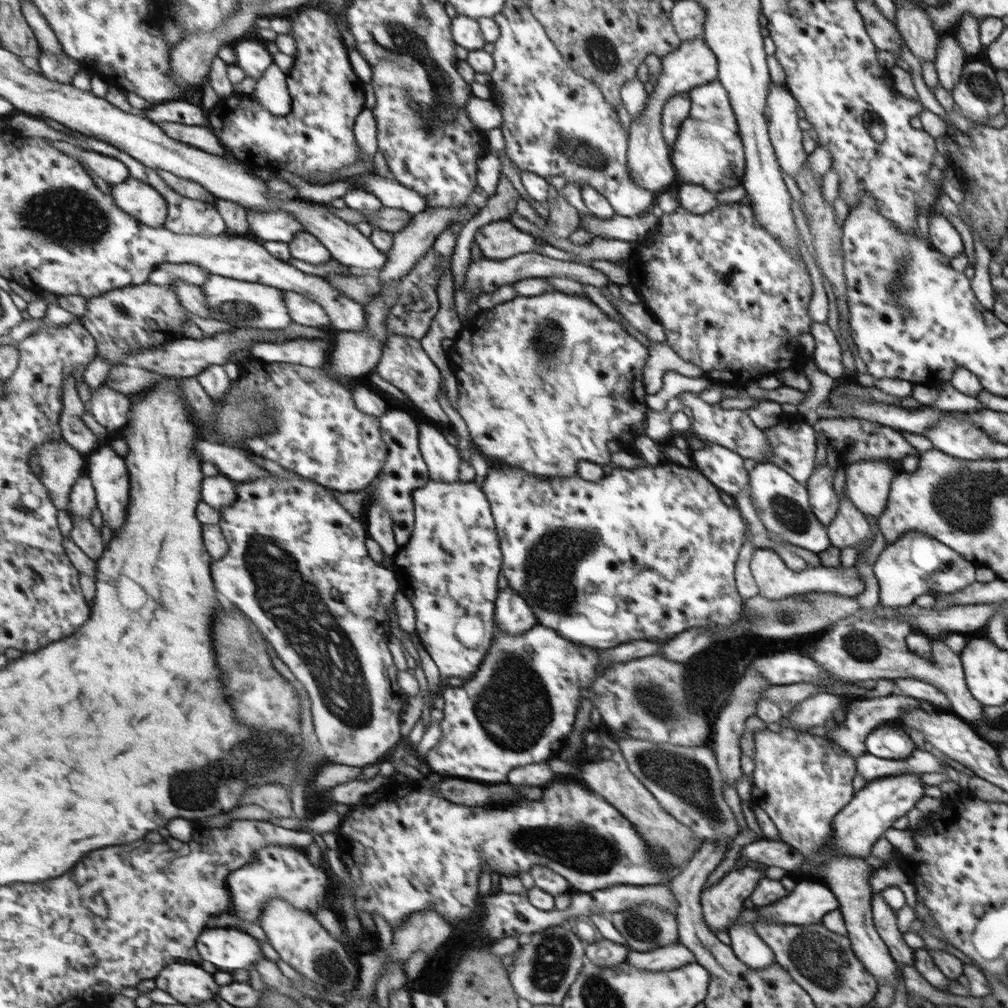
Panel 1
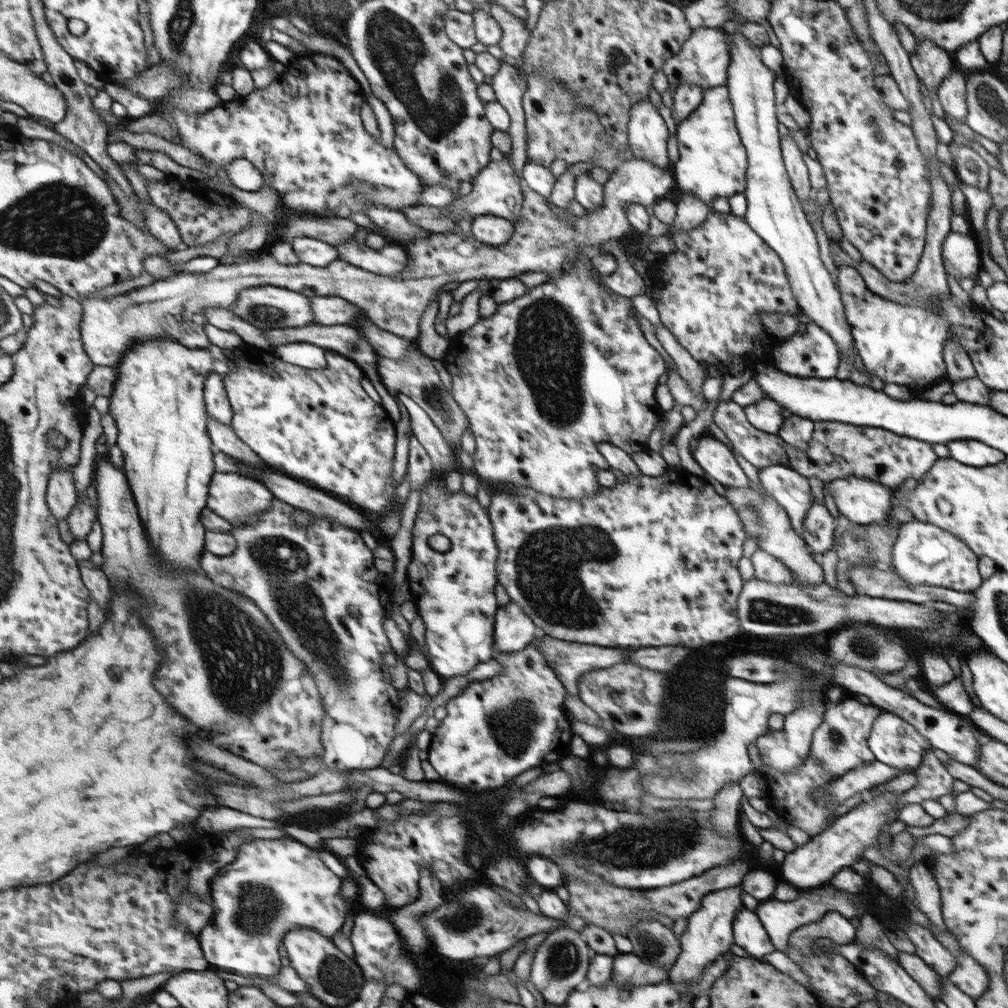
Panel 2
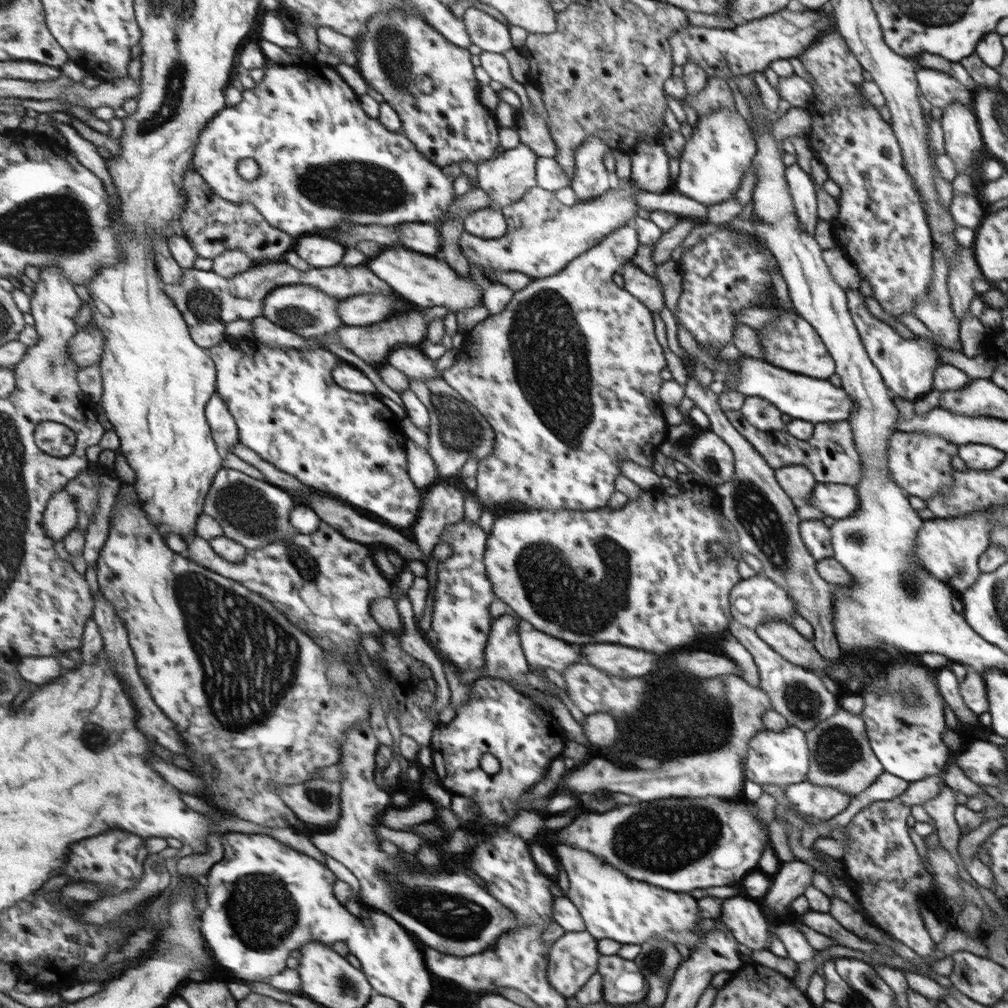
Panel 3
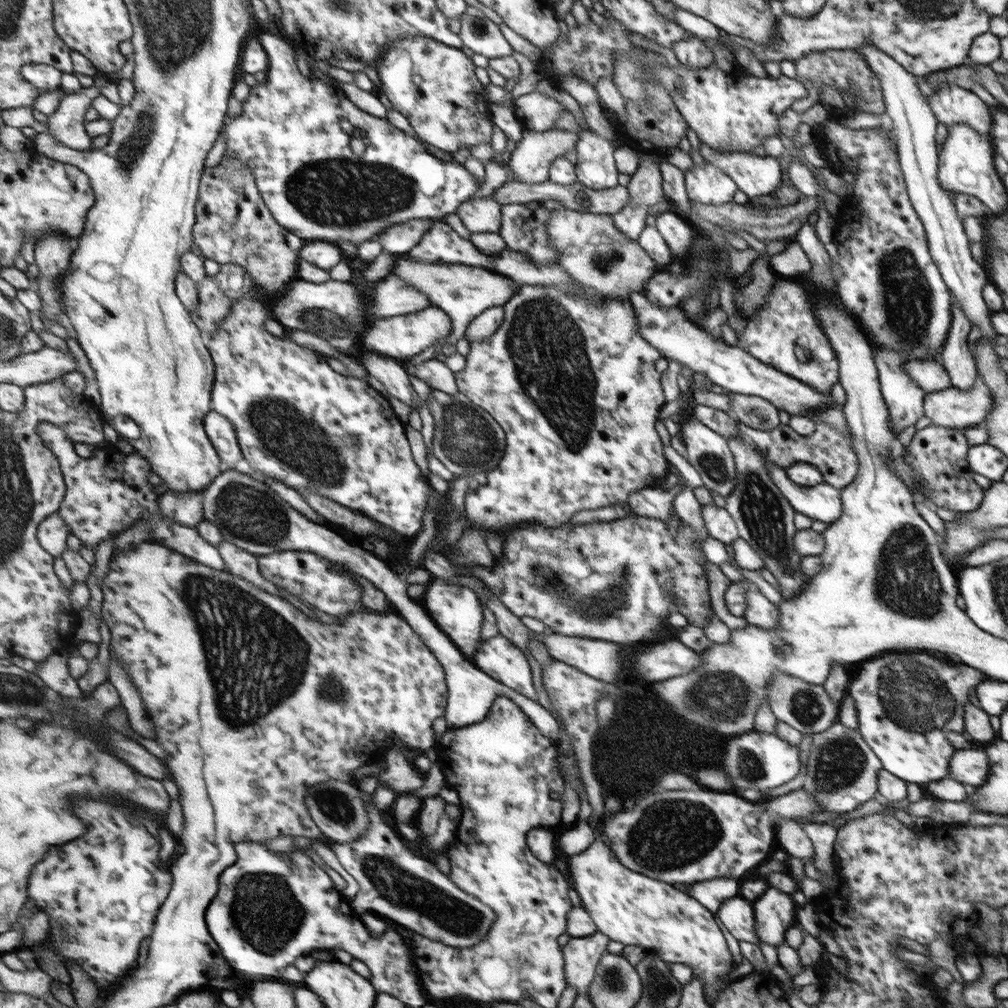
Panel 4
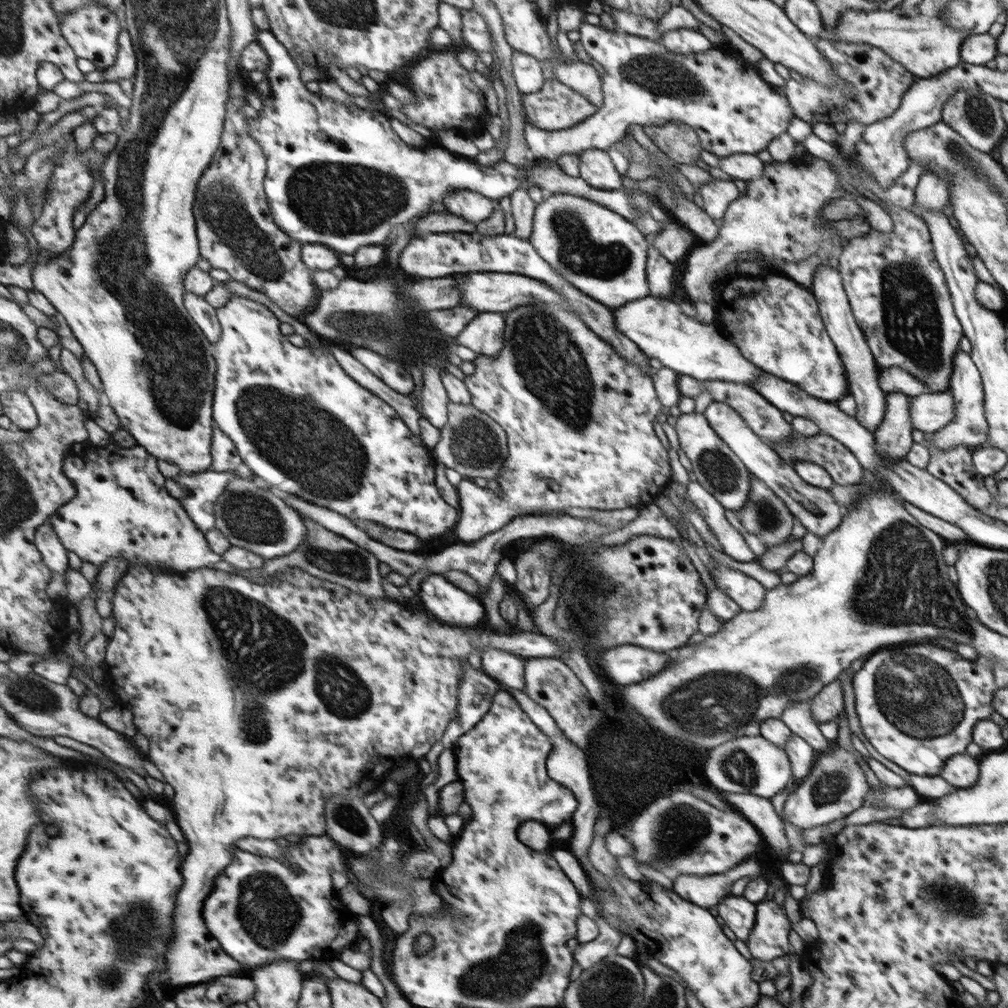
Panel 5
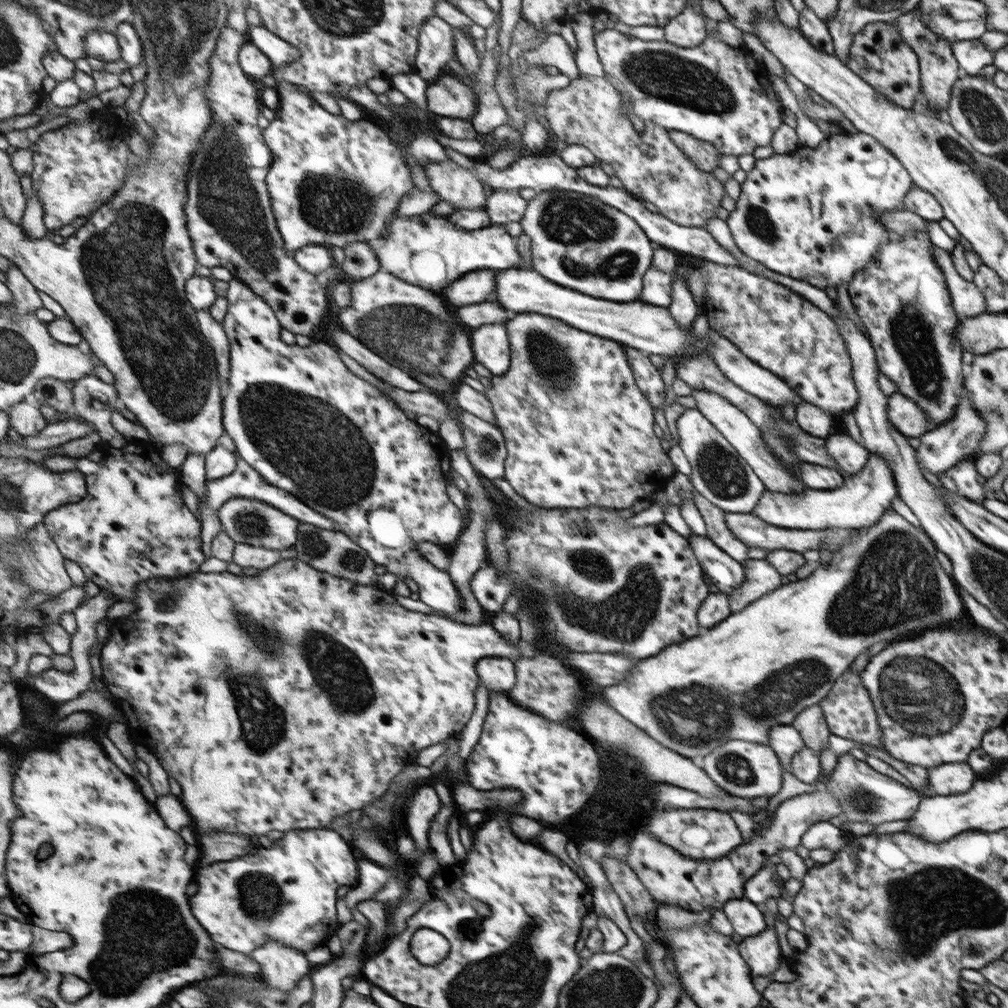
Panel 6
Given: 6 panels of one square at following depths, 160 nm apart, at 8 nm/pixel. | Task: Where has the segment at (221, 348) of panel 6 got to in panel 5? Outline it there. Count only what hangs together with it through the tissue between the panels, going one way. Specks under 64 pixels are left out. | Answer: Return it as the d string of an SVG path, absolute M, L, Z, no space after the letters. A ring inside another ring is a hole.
M185 292L185 306L196 320L196 323L203 329L208 339L215 345L221 340L223 327L215 309L205 297L199 297L193 293Z

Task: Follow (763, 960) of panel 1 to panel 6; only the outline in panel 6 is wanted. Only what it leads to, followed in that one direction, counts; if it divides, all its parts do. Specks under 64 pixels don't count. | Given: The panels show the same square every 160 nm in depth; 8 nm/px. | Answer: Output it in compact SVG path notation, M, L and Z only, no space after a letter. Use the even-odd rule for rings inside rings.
M745 898L728 900L721 911L739 936L757 935L766 928L763 914Z

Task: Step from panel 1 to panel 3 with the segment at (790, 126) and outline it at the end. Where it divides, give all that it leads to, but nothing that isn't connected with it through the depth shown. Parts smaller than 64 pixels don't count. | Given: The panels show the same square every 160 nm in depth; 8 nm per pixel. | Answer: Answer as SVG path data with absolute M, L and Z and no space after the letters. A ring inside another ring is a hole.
M797 163L785 167L785 180L789 185L797 220L805 233L813 235L818 220L816 213L816 190L810 179Z

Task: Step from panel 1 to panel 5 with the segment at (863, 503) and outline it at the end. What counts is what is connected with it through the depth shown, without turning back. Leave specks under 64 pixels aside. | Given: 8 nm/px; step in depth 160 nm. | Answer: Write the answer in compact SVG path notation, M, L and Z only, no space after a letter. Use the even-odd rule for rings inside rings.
M711 401L704 409L703 414L713 430L717 432L717 436L740 457L740 461L748 469L748 472L751 472L775 496L778 496L784 502L789 513L797 518L807 531L822 538L840 524L843 510L833 500L829 489L815 488L797 476L792 464L786 462L775 449L761 440L741 418L740 413L722 402Z

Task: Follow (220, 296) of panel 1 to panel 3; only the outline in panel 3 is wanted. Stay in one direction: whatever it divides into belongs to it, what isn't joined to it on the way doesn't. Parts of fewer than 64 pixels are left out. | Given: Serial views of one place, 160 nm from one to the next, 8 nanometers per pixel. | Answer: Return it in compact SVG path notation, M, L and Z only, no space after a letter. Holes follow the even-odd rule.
M305 284L281 286L271 291L263 303L263 316L271 322L307 338L331 334L345 325L338 309L339 299L329 296L313 286L305 286Z

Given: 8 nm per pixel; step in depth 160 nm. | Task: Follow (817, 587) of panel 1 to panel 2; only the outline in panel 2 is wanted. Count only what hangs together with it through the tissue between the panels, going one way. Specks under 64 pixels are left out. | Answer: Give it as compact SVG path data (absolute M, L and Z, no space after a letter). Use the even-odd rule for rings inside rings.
M755 550L750 556L750 561L754 570L754 577L757 580L773 584L797 584L794 574L787 570L784 564L762 550Z

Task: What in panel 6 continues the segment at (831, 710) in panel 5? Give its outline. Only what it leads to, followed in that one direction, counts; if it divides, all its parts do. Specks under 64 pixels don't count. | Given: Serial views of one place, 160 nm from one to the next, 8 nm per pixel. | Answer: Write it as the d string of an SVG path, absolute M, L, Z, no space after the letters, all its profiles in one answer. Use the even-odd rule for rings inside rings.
M819 703L805 708L800 715L795 717L790 726L797 730L804 746L815 754L819 755L821 751L826 750L825 747L828 747L827 737L830 733Z

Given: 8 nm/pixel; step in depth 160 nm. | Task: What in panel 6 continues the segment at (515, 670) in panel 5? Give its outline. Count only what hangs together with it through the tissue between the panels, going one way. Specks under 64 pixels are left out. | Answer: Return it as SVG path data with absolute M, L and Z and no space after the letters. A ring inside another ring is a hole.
M485 657L476 665L480 682L489 692L504 693L515 686L515 662L508 657Z

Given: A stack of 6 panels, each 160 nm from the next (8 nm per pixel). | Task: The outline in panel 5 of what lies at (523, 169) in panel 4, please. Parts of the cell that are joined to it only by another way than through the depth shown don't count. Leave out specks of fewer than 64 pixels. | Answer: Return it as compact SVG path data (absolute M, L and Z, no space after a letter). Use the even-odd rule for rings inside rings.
M581 22L577 28L578 40L588 56L603 68L600 77L602 102L600 108L588 119L582 120L571 128L546 131L525 122L524 139L530 160L547 159L555 161L564 154L579 154L587 149L608 150L624 137L629 124L642 127L649 124L663 124L668 120L676 120L690 126L698 136L702 148L725 157L730 154L756 154L767 148L767 143L786 131L791 107L781 91L761 80L754 64L745 64L739 54L725 56L715 50L715 46L695 54L677 54L667 50L657 40L622 33L618 30L608 31L598 26Z

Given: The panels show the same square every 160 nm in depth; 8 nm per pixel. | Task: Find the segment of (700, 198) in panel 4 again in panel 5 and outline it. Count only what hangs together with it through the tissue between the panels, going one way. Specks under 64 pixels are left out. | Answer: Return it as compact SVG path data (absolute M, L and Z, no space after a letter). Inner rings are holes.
M719 181L704 183L699 187L699 194L703 199L703 212L709 218L723 218L727 206L738 197L737 188L731 181Z

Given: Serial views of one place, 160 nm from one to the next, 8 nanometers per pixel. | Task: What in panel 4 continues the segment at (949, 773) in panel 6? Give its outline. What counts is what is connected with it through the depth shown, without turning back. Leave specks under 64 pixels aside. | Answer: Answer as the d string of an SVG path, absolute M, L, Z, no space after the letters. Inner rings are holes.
M957 750L957 756L951 756L949 759L949 769L952 770L950 778L961 784L973 787L983 785L989 777L987 758L988 756L985 756L983 750Z

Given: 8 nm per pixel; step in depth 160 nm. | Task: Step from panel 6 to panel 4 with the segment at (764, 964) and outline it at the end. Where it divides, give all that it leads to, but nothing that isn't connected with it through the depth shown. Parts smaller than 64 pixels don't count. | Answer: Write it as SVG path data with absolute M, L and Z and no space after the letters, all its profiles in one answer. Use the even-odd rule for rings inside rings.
M773 887L766 888L764 894L752 902L754 931L762 949L765 944L777 947L783 942L785 930L793 922L795 906L790 894Z

